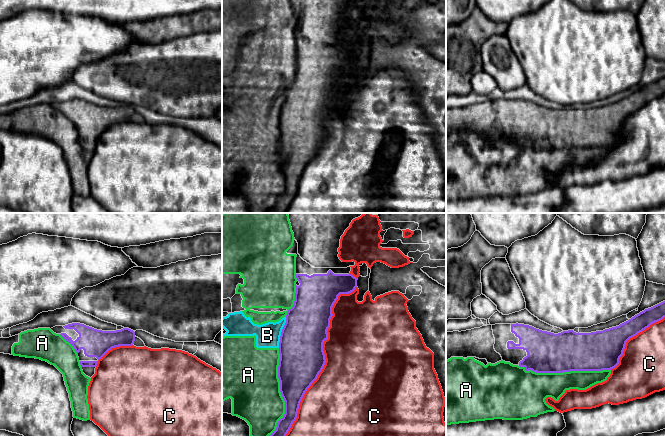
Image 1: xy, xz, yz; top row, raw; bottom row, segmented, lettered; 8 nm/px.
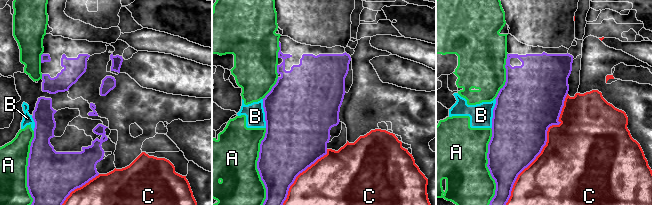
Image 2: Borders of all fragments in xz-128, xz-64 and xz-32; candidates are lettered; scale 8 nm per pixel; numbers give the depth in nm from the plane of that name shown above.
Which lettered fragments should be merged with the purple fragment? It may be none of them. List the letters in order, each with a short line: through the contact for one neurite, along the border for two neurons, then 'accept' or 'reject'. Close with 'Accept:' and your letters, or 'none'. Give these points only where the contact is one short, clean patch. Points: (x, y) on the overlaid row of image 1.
A: reject
B: xz (286, 317), (278, 347) | reject
C: reject
Accept: none

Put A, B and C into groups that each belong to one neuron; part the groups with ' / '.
A B / C

